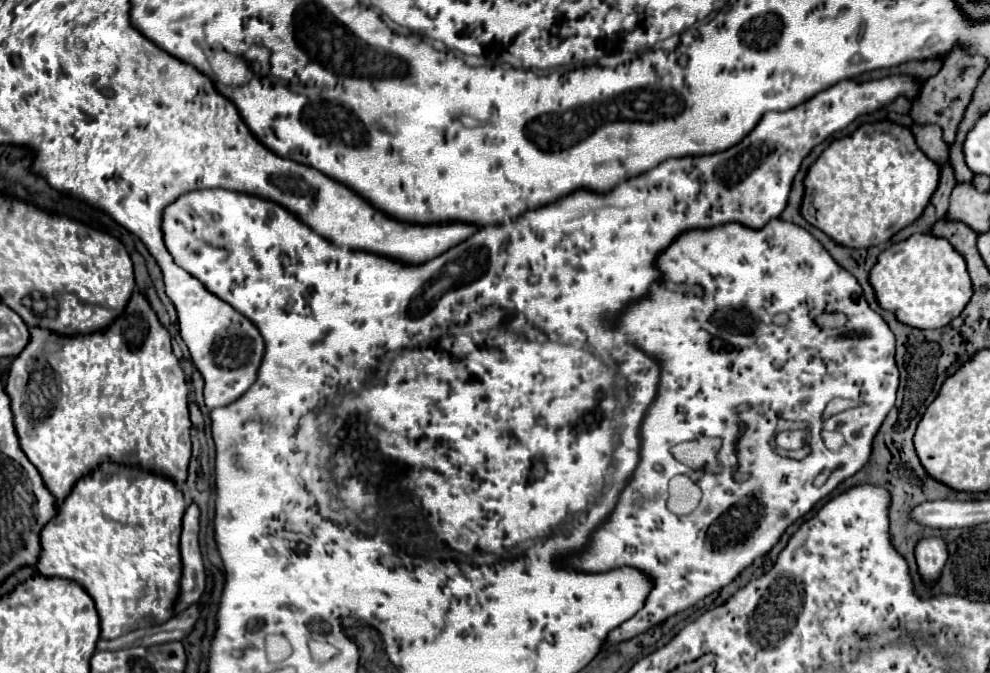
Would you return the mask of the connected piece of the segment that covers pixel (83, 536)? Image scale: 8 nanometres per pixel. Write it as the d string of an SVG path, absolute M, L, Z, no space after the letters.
M103 464L77 482L73 492L59 506L57 516L41 532L41 558L37 570L47 578L77 582L93 598L101 618L101 638L113 640L131 630L159 626L173 618L181 580L181 518L187 502L177 484L137 468Z

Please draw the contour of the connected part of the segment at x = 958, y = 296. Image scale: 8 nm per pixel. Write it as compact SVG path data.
M931 234L909 236L907 240L889 246L879 254L869 280L879 306L893 312L899 322L919 330L947 326L961 314L973 294L963 256L959 256L945 238L935 238Z

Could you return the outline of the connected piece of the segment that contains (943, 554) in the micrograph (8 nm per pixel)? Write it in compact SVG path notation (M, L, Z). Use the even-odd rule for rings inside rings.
M923 538L917 544L917 566L925 584L933 584L939 580L941 570L947 562L947 548L941 538Z

